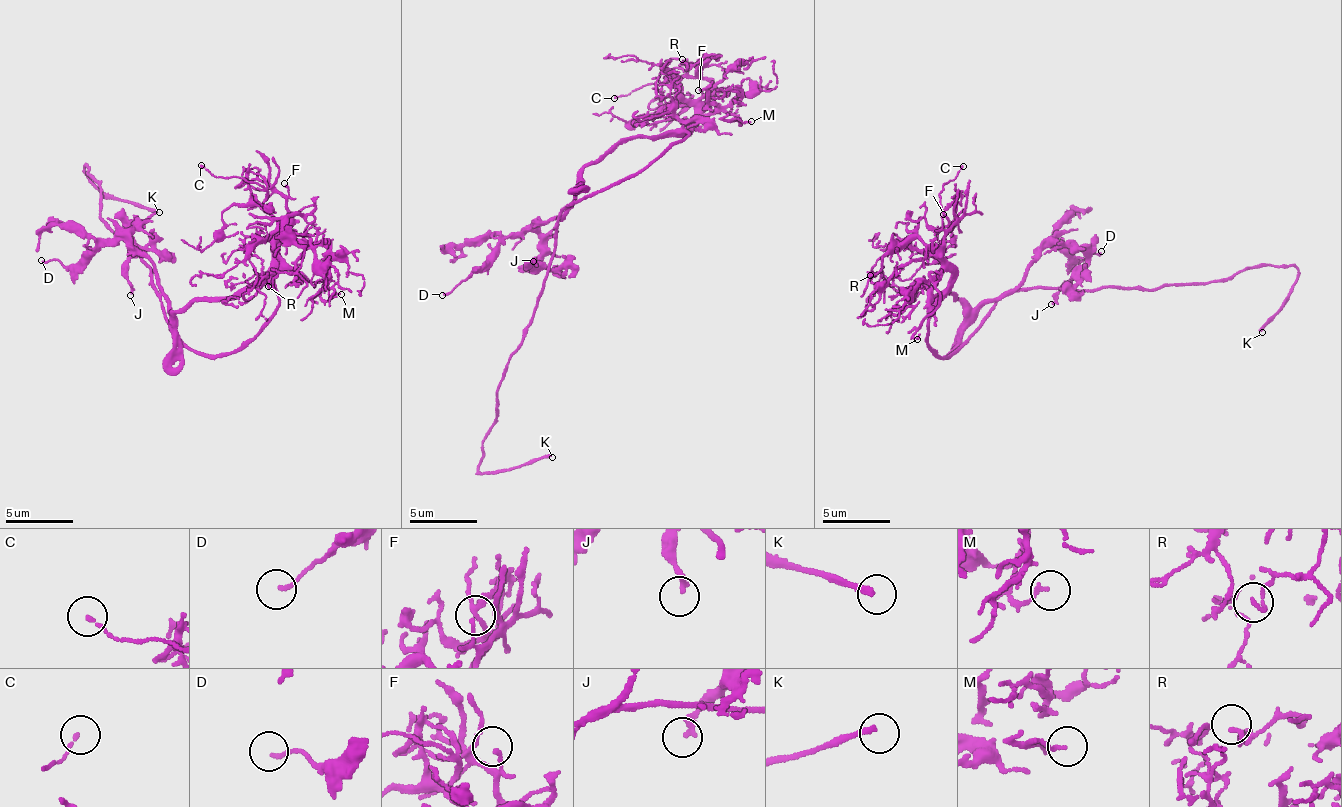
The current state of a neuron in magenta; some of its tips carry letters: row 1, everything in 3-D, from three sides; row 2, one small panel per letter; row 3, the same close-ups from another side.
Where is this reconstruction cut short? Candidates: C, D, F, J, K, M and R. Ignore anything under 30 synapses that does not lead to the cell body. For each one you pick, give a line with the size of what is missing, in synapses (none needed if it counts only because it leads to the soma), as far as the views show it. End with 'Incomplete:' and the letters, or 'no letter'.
Incomplete: K

